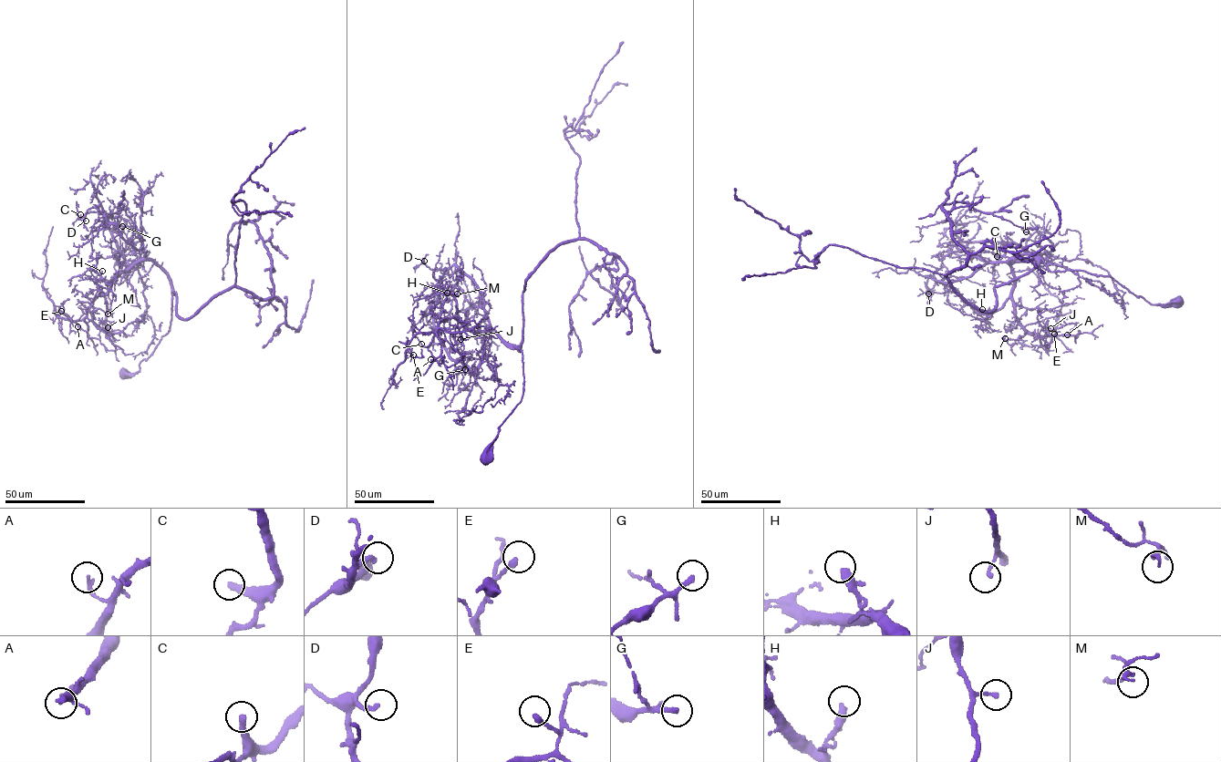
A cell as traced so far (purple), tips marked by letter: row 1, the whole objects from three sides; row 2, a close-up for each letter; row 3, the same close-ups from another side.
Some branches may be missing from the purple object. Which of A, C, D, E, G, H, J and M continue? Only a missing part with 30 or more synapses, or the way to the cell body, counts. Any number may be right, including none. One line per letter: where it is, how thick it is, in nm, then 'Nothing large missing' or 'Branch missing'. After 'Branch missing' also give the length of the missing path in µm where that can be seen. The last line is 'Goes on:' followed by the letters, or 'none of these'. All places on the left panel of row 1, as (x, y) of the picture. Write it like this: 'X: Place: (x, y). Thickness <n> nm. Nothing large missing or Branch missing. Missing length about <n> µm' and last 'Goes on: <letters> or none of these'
A: Place: (77, 326). Thickness 170 nm. Nothing large missing
C: Place: (80, 214). Thickness 300 nm. Branch missing. Missing length about 25 µm
D: Place: (86, 221). Thickness 200 nm. Nothing large missing
E: Place: (61, 311). Thickness 240 nm. Nothing large missing
G: Place: (122, 226). Thickness 220 nm. Nothing large missing
H: Place: (102, 271). Thickness 360 nm. Nothing large missing
J: Place: (108, 327). Thickness 160 nm. Nothing large missing
M: Place: (108, 314). Thickness 200 nm. Nothing large missing
Goes on: C

